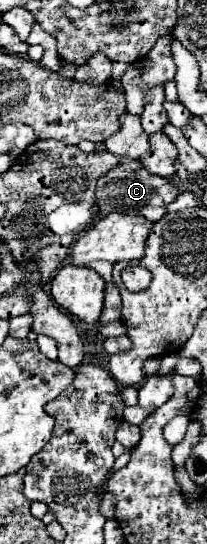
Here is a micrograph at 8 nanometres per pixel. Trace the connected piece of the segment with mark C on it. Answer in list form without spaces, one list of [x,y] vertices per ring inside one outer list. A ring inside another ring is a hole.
[[[123,158],[119,166],[111,172],[107,172],[103,178],[97,182],[97,204],[103,214],[109,212],[125,212],[125,214],[141,214],[151,222],[157,222],[159,218],[165,216],[167,206],[179,196],[179,190],[173,182],[167,178],[149,174],[141,162]]]

